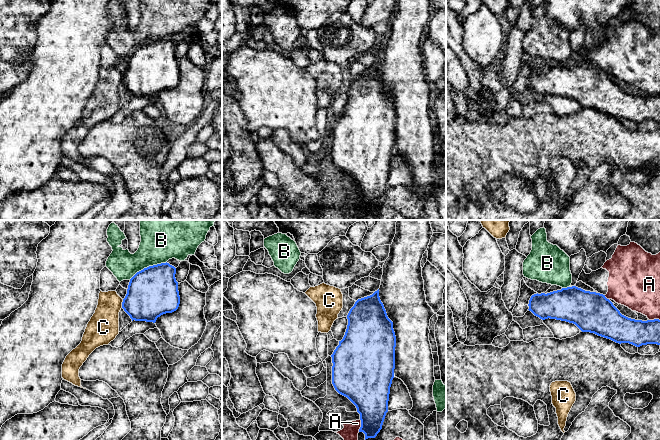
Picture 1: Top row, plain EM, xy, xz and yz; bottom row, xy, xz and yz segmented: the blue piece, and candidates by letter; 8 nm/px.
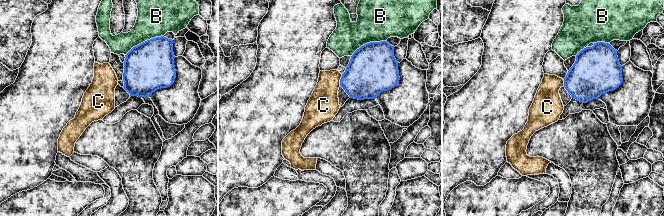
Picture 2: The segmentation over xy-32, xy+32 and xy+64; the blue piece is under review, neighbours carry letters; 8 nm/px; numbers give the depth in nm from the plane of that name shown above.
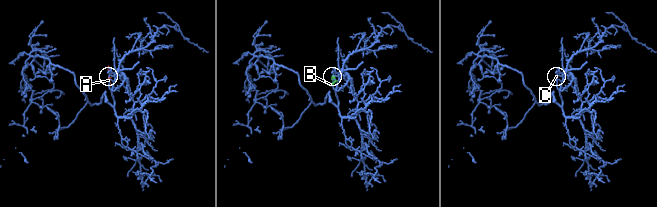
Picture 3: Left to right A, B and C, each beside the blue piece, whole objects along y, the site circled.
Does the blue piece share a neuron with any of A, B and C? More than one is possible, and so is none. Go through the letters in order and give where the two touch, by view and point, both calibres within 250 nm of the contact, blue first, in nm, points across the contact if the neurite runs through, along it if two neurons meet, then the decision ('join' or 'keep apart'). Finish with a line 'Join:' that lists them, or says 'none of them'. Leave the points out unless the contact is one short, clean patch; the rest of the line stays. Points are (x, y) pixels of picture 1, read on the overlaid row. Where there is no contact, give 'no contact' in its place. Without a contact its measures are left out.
A: meets blue in xz at (361, 425); 280 nm thick on the blue side, 130 nm on the other; keep apart
B: meets blue in xy at (147, 267); 400 nm thick on the blue side, 320 nm on the other; keep apart
C: meets blue in xy at (122, 303); 380 nm thick on the blue side, 260 nm on the other; border along xy (123, 299), (121, 307); keep apart
Join: none of them

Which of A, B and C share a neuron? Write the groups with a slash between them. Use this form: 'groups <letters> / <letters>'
groups A / B / C

